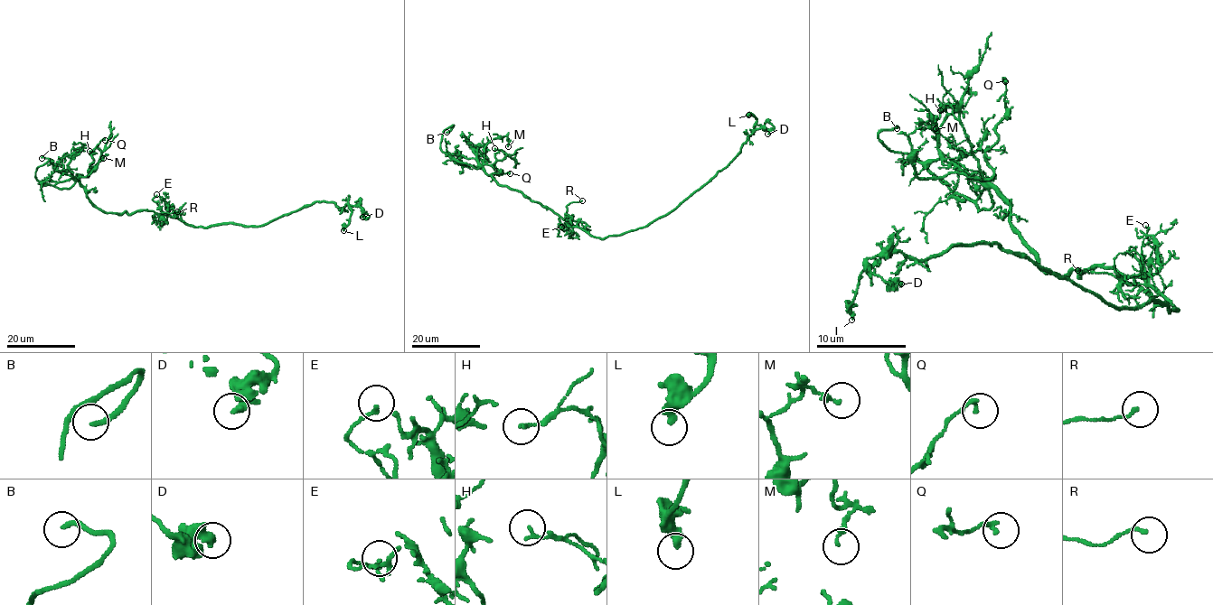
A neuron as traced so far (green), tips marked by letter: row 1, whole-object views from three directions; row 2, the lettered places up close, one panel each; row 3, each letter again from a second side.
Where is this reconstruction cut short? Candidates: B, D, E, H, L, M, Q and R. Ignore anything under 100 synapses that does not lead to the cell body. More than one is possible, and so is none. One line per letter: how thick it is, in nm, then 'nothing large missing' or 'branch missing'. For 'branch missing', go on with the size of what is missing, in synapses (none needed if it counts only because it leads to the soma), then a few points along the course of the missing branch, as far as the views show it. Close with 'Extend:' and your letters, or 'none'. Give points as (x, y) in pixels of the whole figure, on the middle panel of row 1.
B: 200 nm thick; branch missing; missing branch runs (446, 132), (437, 133), (429, 126)
D: 260 nm thick; nothing large missing
E: 170 nm thick; nothing large missing
H: 140 nm thick; nothing large missing
L: 380 nm thick; nothing large missing
M: 200 nm thick; nothing large missing
Q: 180 nm thick; nothing large missing
R: 130 nm thick; nothing large missing
Extend: B

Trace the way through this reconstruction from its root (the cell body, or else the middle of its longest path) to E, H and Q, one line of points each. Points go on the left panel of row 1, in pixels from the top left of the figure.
E: (186, 225), (166, 214), (159, 203), (152, 199), (156, 194)
H: (186, 225), (152, 211), (127, 214), (98, 209), (79, 179), (101, 153), (97, 148), (89, 151)
Q: (186, 225), (152, 211), (105, 212), (91, 201), (79, 177), (89, 176), (93, 150), (105, 140)

